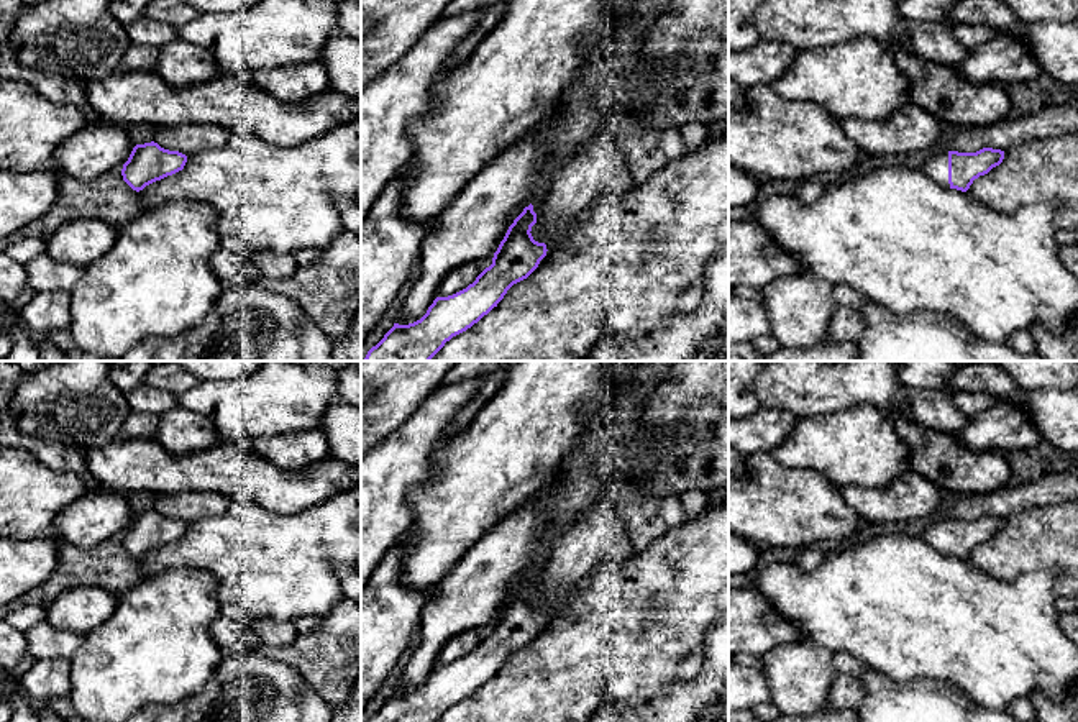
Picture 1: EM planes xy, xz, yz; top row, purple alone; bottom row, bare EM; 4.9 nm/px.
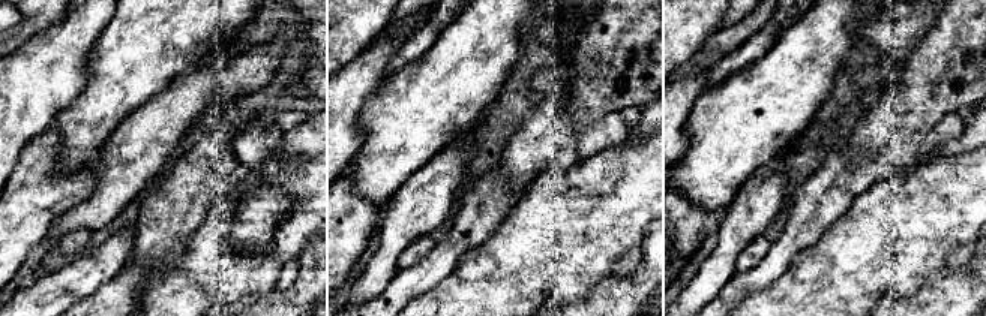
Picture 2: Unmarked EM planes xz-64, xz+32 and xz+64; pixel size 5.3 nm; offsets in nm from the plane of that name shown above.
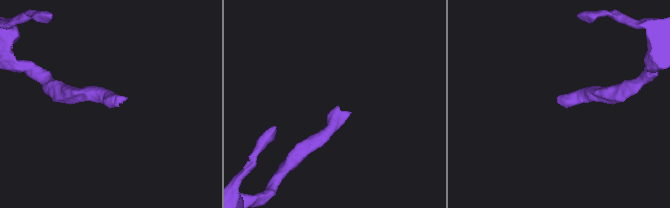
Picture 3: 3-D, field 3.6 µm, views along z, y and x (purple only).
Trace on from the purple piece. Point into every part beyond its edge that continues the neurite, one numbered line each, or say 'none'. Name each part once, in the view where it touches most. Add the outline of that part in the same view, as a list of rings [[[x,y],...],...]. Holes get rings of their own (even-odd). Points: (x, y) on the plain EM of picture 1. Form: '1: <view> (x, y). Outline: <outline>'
1: yz (936, 534). Outline: [[[948,517],[934,519],[930,525],[916,537],[925,540],[939,553],[950,555],[948,551]]]

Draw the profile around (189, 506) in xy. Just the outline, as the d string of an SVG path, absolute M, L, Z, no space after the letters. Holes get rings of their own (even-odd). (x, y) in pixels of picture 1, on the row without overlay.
M185 491L174 494L158 494L154 510L169 519L185 523L205 519L215 512L225 512L230 497L207 491Z

